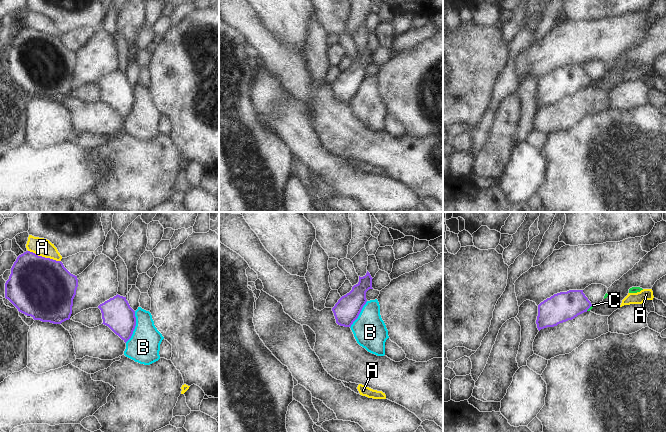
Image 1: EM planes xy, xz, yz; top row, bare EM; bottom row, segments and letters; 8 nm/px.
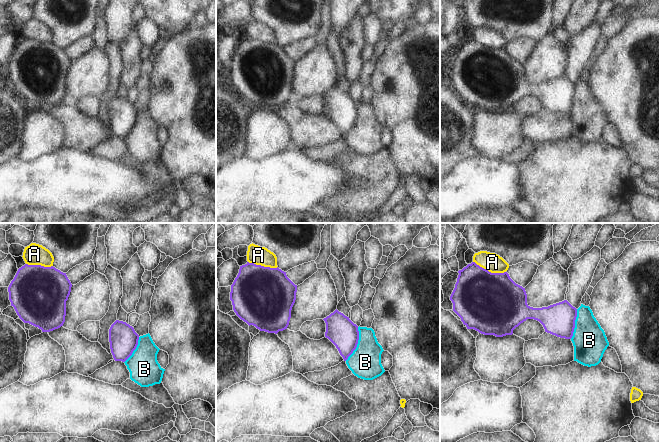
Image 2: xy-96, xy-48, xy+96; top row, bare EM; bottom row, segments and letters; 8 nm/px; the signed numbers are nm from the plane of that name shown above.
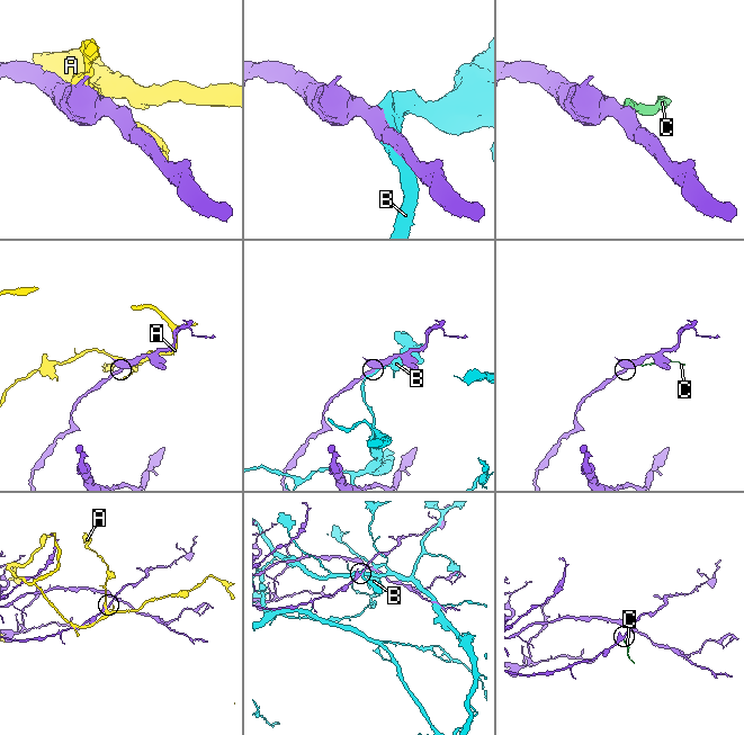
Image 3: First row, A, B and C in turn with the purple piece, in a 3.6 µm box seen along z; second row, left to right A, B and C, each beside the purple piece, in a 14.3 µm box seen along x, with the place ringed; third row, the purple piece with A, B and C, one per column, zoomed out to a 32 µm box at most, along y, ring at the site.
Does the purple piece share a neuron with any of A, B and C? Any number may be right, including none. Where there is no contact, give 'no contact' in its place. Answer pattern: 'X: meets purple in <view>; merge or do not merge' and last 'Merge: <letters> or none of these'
A: meets purple in xy; do not merge
B: meets purple in xy; do not merge
C: meets purple in yz; merge
Merge: C

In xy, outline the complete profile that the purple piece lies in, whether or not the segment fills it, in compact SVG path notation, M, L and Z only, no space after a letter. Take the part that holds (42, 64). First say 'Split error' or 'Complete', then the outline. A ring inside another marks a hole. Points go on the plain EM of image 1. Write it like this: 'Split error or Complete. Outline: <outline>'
Complete. Outline: M26 27L17 33L11 44L11 50L5 59L5 74L19 88L34 96L61 100L70 95L77 63L77 52L71 50L61 37Z

